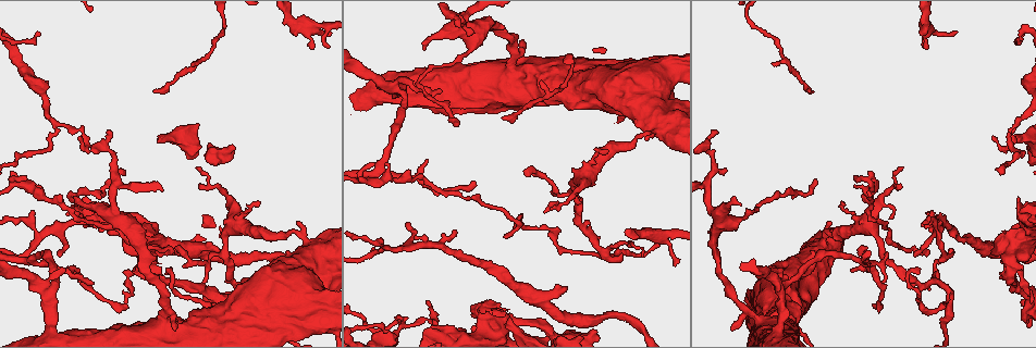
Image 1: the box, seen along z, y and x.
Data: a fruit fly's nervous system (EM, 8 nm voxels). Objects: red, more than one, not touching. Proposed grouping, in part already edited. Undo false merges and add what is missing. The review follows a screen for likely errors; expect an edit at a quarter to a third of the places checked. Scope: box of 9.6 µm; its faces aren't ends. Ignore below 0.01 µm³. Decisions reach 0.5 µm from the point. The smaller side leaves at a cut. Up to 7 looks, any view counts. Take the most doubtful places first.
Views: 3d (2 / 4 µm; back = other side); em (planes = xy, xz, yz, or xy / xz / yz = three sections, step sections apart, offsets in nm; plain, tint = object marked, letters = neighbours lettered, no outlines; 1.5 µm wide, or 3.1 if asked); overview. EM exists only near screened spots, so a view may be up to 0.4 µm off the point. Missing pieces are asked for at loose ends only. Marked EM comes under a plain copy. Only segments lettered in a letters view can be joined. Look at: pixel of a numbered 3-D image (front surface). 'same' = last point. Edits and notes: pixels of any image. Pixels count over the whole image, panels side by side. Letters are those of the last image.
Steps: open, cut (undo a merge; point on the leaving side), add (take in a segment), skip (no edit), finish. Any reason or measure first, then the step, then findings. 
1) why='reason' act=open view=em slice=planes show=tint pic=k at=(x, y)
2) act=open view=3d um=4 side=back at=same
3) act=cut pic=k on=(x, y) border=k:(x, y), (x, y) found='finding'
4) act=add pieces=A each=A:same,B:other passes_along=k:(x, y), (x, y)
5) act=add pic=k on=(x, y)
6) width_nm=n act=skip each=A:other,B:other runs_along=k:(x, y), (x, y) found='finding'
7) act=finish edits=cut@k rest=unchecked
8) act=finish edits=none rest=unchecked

why='free end' act=open view=3d um=4 pic=1 at=(162, 138)

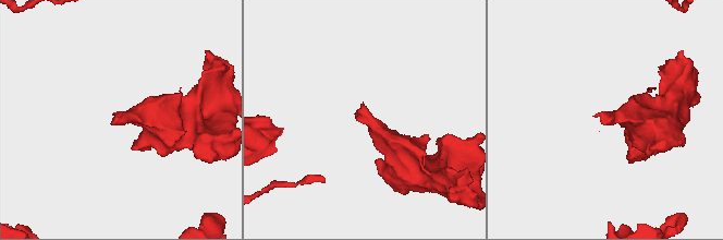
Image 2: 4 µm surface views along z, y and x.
why='need the tissue' act=open view=em slice=planes show=tint pic=2 at=(363, 105)

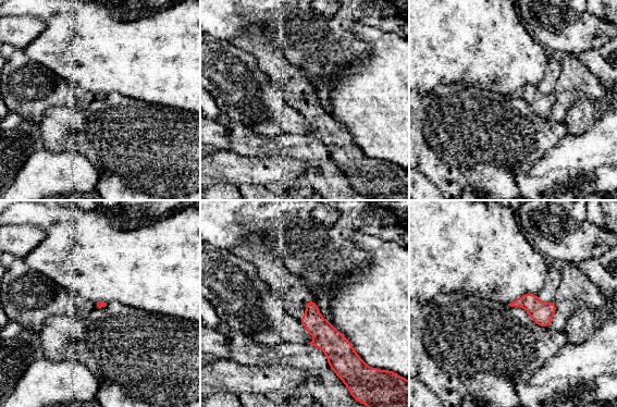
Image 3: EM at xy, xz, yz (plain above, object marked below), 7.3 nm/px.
why='what lies round it' act=open view=em slice=planes show=letters at=same

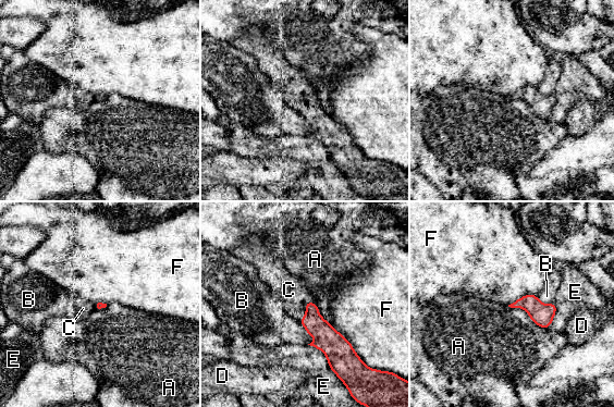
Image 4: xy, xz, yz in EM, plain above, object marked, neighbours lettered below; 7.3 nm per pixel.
act=add pieces=C each=A:other,B:other,C:same,D:other,E:other,F:other passes_along=4:(328, 340), (305, 315), (289, 290) found='the cell continues'

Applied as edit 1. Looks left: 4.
act=open view=3d um=2 pic=1 at=(455, 125)

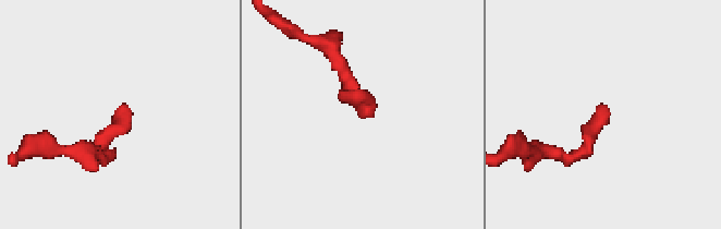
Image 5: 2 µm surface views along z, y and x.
why='shape alone is not enough' act=open view=em slice=planes show=letters pic=5 at=(604, 106)

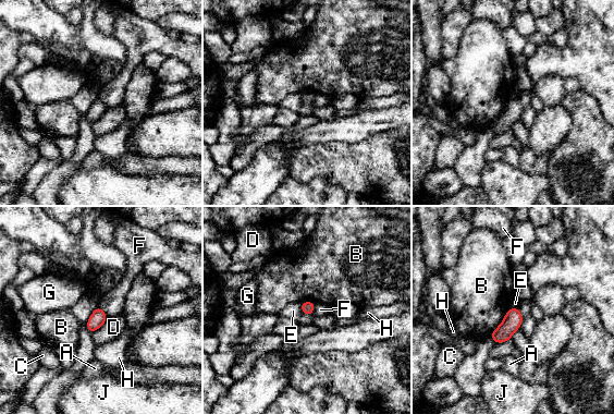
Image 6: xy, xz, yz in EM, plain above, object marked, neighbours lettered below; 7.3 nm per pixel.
longest_contact=B:240nm act=skip each=A:other,B:other,C:other,D:other,E:other,F:other,G:other,H:other,J:other found='no lettered segment goes on from it'

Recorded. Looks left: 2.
act=finish edits=add@4 rest=unchecked

